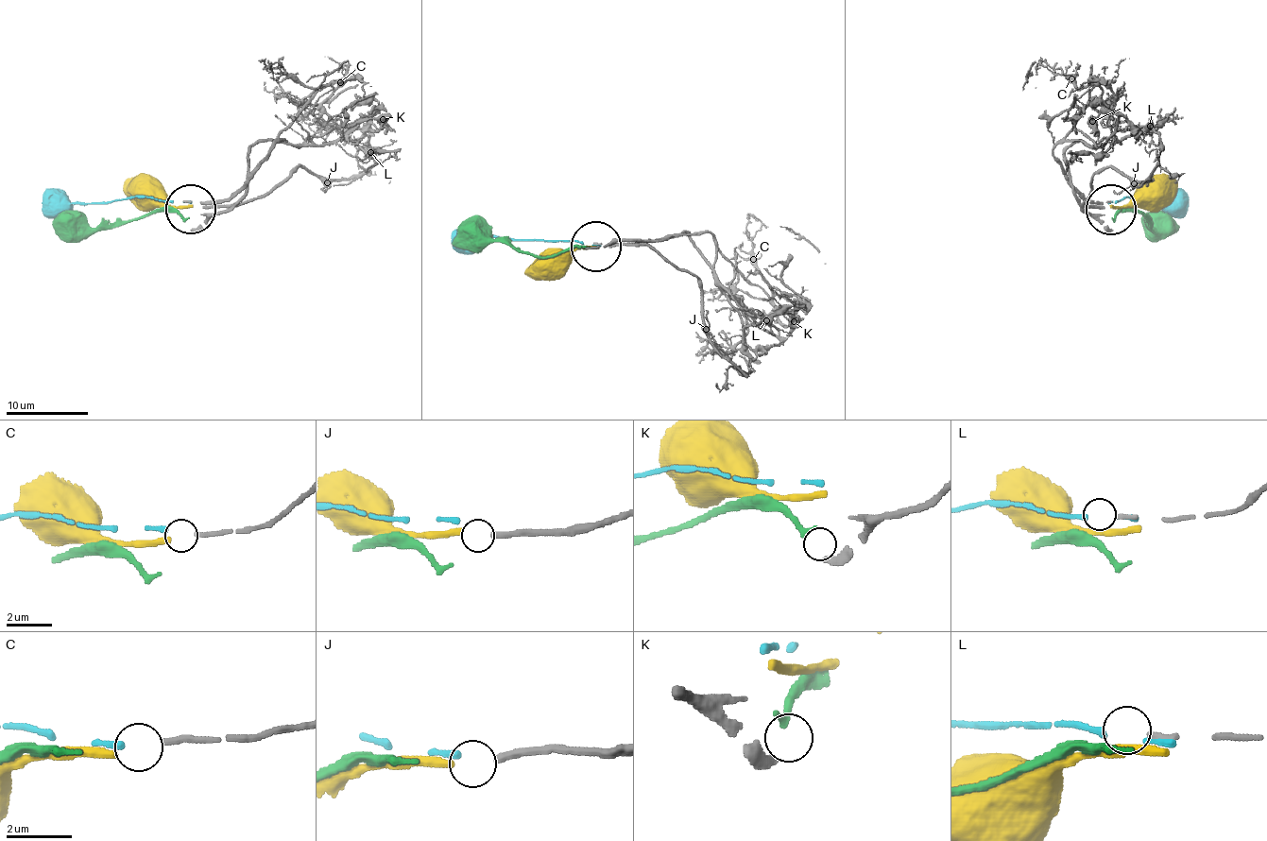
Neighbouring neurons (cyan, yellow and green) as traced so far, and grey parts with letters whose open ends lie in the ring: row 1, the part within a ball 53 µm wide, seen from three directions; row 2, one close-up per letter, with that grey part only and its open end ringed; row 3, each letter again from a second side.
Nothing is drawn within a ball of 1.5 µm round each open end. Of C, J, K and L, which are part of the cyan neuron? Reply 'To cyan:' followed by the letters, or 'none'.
To cyan: C

